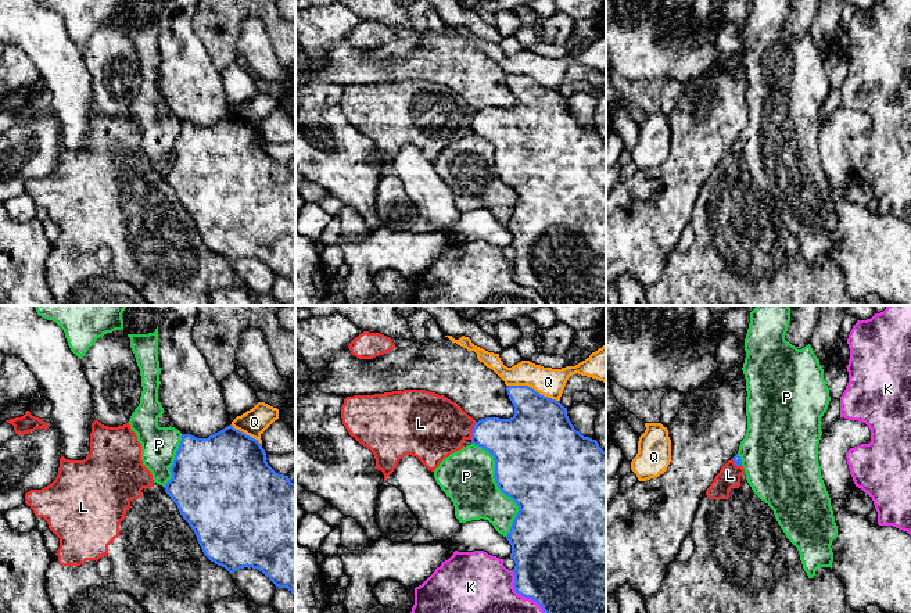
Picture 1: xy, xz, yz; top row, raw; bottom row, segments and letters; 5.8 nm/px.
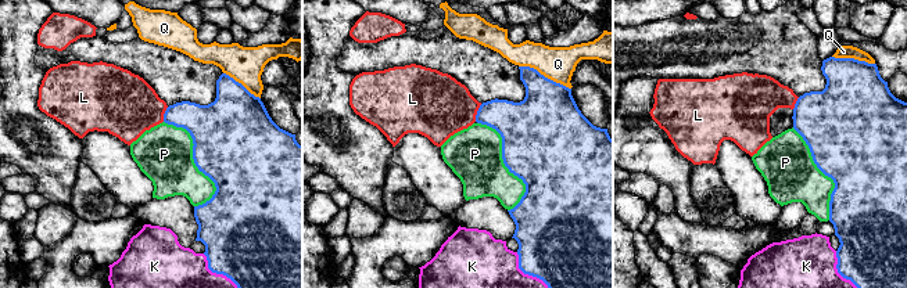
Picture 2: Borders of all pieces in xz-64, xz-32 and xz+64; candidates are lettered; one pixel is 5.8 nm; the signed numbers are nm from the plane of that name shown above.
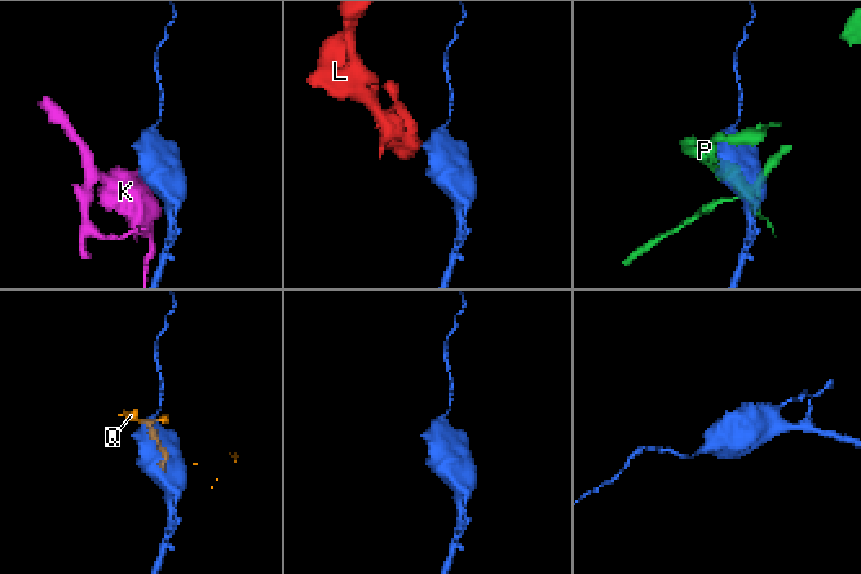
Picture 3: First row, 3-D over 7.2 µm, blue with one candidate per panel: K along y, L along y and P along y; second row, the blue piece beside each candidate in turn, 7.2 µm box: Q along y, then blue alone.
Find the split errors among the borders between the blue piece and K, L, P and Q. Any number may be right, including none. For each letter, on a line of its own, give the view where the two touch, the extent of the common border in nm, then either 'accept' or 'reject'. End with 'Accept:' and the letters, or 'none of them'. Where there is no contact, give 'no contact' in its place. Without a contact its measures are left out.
K: contact in xz; length 340 nm; reject
L: contact in xz; length 110 nm; reject
P: contact in xz; length 600 nm; reject
Q: contact in xz; length 320 nm; reject
Accept: none of them

